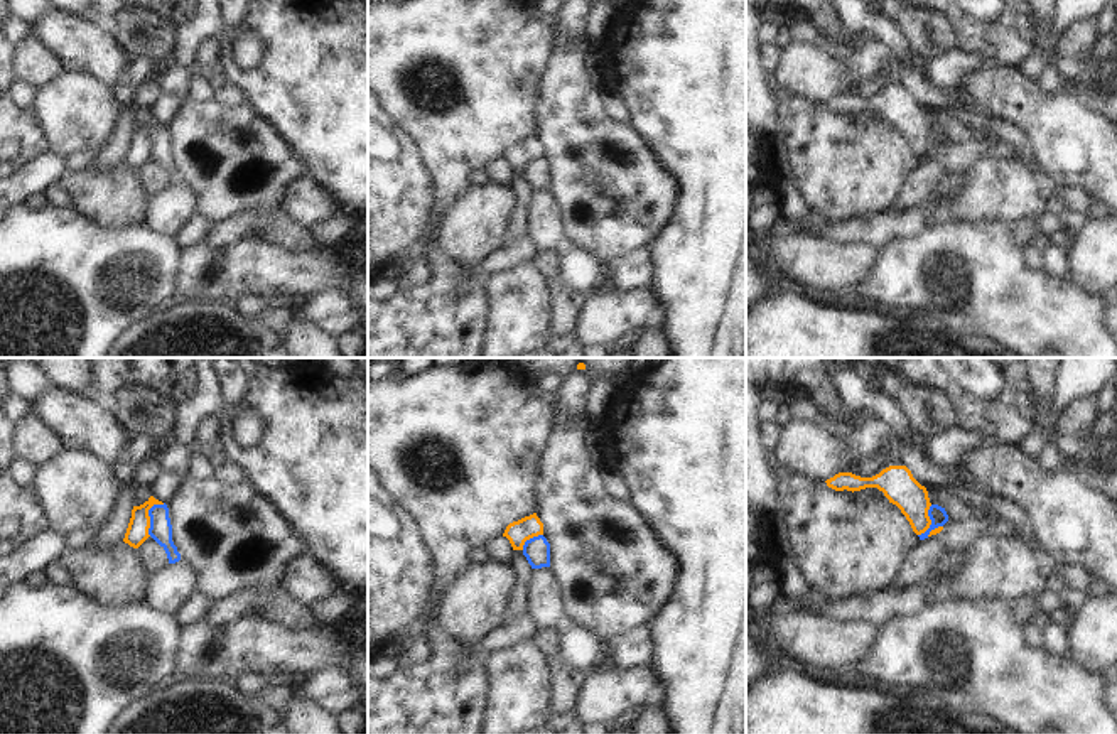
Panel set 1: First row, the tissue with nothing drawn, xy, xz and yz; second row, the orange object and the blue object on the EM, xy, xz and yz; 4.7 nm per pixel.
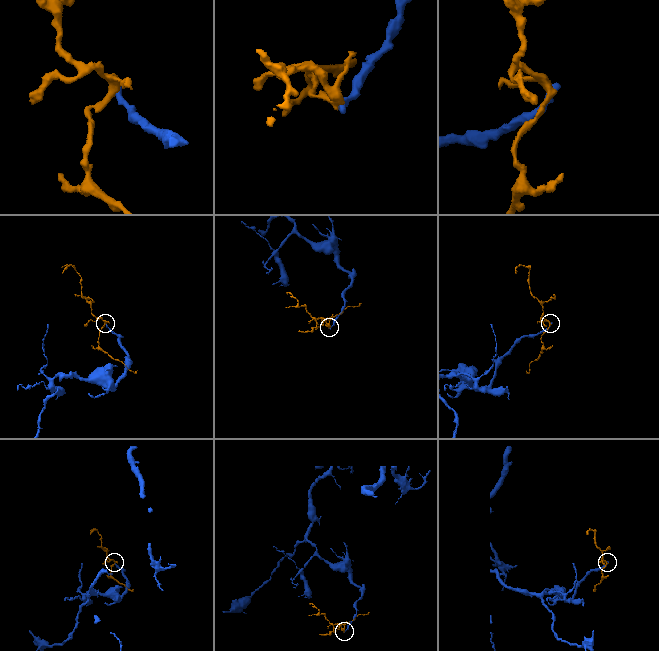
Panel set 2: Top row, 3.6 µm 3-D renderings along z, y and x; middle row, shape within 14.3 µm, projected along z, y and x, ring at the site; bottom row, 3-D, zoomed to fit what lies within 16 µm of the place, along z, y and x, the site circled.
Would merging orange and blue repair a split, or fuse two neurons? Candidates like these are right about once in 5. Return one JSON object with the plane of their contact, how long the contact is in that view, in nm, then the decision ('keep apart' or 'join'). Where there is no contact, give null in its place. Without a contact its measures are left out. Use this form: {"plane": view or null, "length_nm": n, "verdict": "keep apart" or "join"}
{"plane": "yz", "length_nm": 170, "verdict": "keep apart"}

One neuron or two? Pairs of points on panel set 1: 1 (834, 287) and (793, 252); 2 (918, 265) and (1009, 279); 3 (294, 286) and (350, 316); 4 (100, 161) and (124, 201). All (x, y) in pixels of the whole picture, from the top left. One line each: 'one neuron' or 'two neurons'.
1: one neuron
2: one neuron
3: two neurons
4: two neurons

